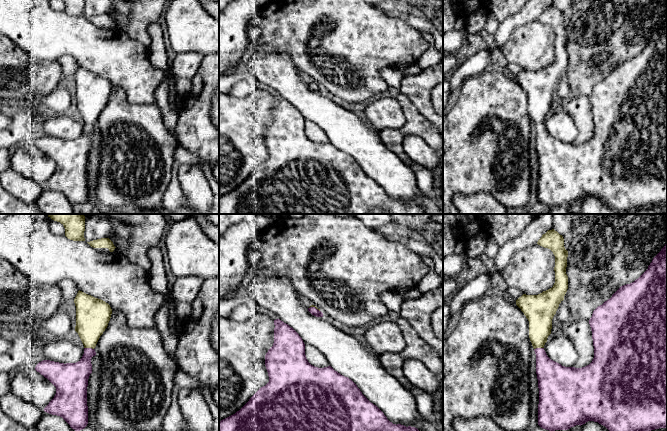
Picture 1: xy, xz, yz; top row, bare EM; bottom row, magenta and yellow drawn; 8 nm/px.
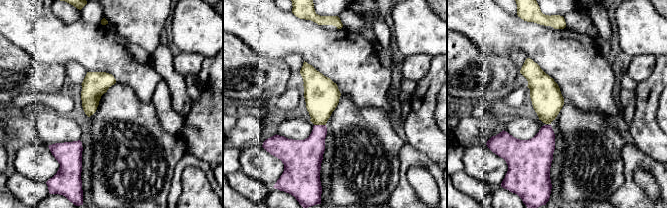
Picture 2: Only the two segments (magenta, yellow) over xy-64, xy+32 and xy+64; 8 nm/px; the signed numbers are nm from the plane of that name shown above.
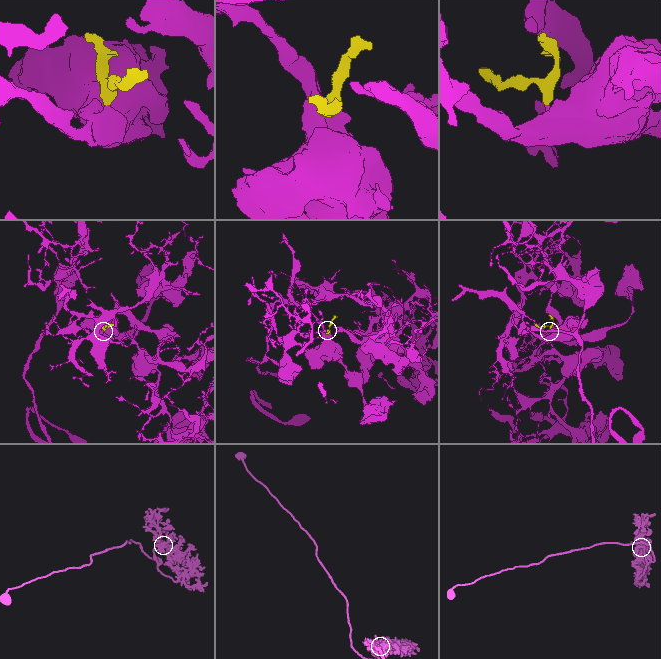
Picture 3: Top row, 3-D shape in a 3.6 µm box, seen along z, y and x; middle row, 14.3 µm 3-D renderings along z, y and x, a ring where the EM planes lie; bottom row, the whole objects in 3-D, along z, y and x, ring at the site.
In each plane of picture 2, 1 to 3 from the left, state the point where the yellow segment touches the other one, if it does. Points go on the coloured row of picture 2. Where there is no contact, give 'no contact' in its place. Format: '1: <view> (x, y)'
1: no contact
2: xy+32 (320, 125)
3: no contact

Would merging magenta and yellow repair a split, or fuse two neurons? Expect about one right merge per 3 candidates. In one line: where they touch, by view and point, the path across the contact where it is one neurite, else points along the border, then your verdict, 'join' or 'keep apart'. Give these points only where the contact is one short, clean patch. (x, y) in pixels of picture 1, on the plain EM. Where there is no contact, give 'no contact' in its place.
meets magenta in xy at (89, 124); join

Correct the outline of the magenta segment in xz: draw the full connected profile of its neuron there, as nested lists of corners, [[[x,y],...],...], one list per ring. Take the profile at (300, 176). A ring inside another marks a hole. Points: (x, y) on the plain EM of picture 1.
[[[280,95],[274,96],[274,101],[274,119],[265,131],[265,142],[268,148],[269,158],[261,163],[239,187],[219,197],[219,214],[369,214],[374,208],[383,210],[385,214],[426,214],[426,212],[415,203],[406,203],[401,200],[396,201],[390,198],[384,189],[362,170],[351,155],[341,151],[331,142],[318,144],[311,141],[306,134],[305,120],[299,110]]]

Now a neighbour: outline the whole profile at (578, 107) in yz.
[[[572,95],[564,101],[562,109],[573,118],[578,128],[579,134],[574,143],[582,144],[589,141],[594,134],[594,122],[589,96]]]

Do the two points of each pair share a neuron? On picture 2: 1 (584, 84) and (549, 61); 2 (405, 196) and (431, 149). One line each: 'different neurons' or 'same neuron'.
1: same neuron
2: different neurons

